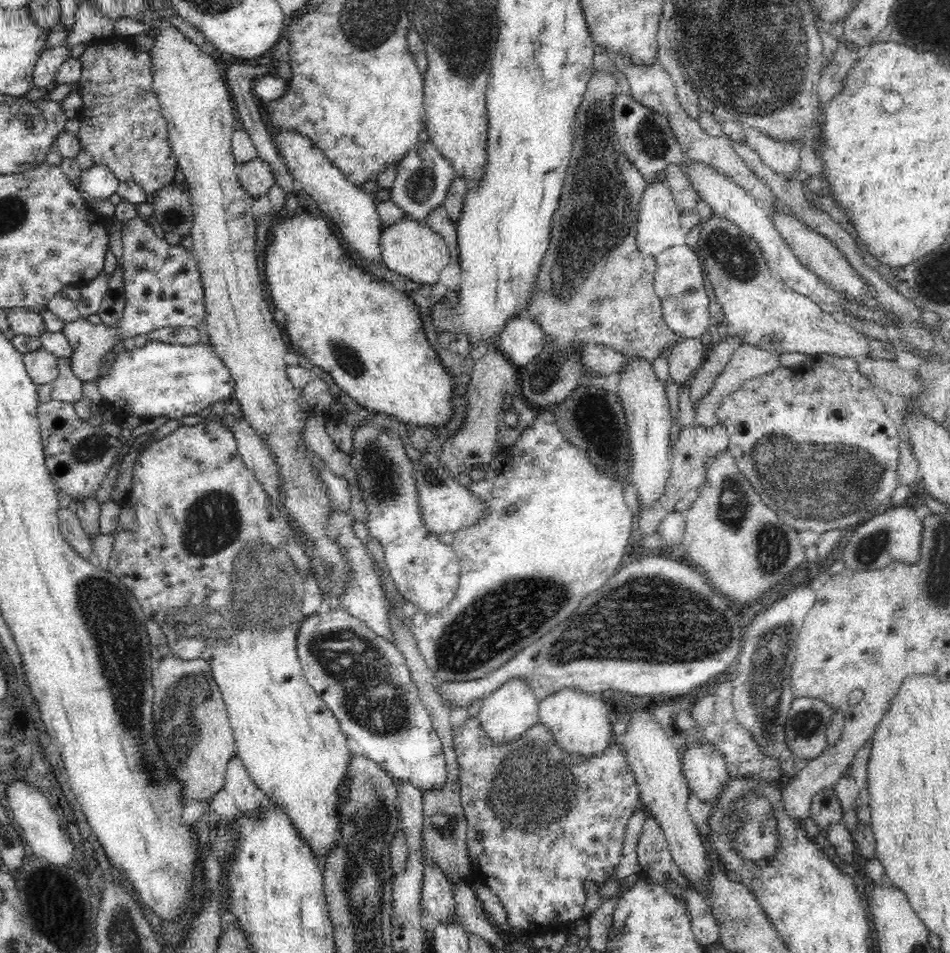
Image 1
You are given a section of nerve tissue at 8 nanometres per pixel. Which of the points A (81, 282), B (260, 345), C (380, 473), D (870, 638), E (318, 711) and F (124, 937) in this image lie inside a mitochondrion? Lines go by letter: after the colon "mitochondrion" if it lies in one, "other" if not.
A: other
B: other
C: mitochondrion
D: other
E: mitochondrion
F: mitochondrion

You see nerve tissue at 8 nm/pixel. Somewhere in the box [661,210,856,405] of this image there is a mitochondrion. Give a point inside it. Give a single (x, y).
(733, 255)

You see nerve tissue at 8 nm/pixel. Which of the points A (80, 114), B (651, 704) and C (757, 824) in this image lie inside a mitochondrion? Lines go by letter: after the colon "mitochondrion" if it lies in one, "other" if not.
A: other
B: other
C: mitochondrion

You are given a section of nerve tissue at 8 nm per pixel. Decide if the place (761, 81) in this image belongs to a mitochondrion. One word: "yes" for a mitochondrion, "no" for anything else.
yes

